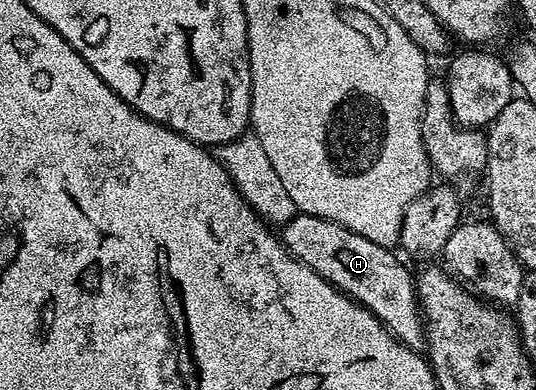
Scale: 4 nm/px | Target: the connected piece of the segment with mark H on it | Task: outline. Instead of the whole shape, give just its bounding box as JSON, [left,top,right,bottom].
[281,213,423,347]

